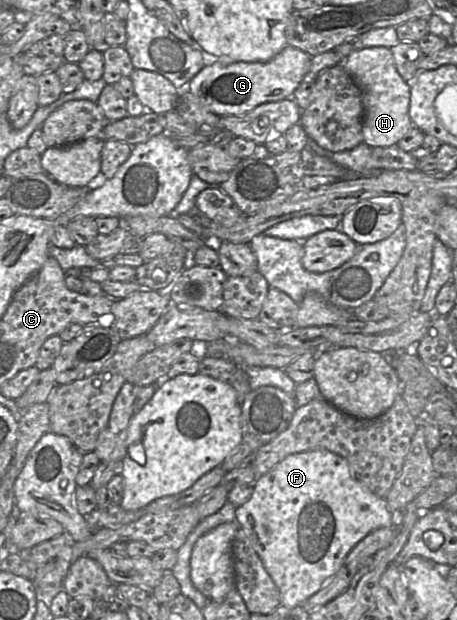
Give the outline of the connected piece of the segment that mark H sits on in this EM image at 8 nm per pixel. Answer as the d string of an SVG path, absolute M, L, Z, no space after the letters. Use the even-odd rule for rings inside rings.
M375 46L355 50L344 59L343 67L362 92L363 142L372 148L397 144L413 127L409 116L411 83L398 73L390 48Z

